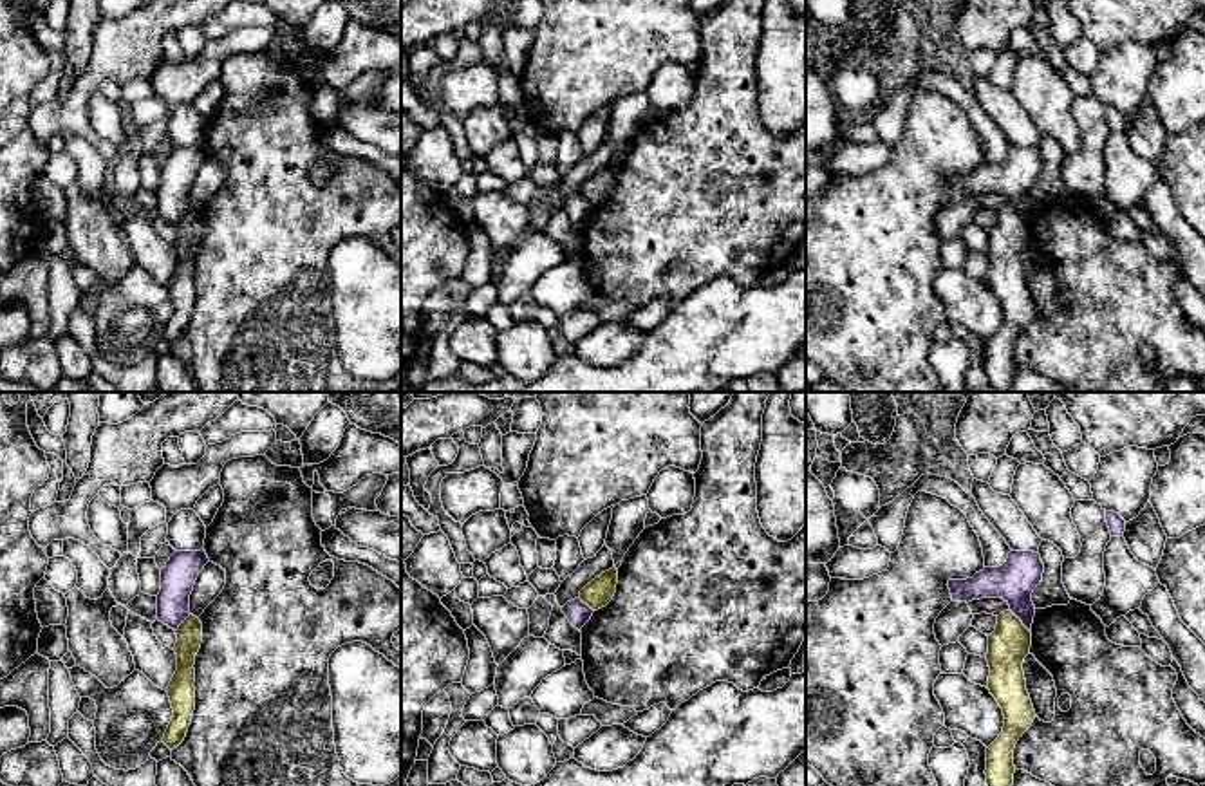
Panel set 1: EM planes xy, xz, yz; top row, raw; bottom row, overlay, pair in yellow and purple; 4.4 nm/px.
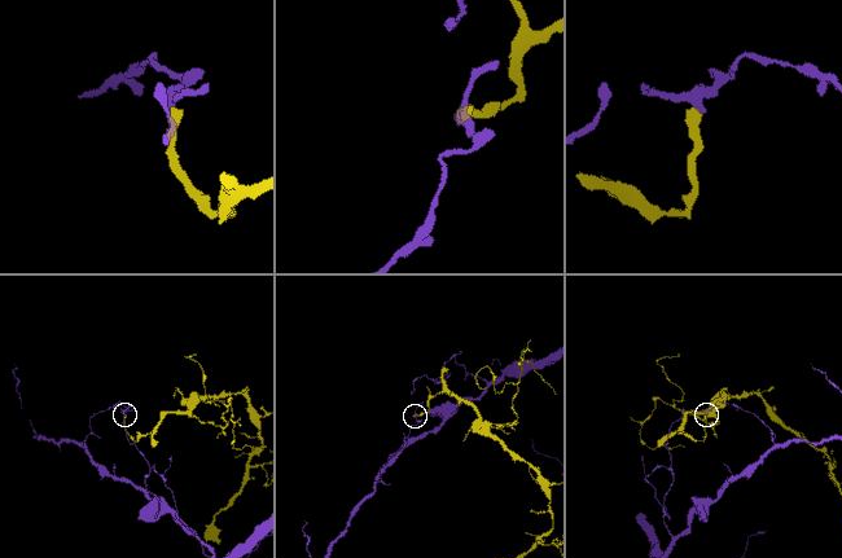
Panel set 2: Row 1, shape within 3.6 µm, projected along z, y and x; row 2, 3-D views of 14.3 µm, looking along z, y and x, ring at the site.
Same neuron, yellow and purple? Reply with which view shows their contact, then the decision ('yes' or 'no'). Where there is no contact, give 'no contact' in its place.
meets yellow in yz; no

